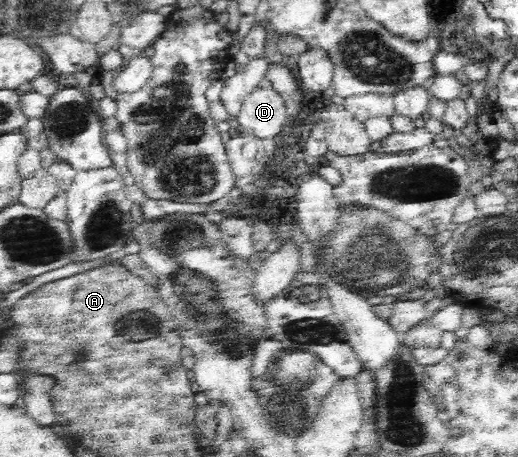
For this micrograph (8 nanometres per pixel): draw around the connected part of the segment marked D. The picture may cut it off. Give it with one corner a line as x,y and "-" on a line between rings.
256,87
242,103
235,119
242,129
250,130
255,137
273,142
289,121
288,108
279,92
273,88

